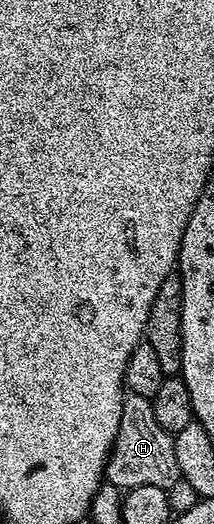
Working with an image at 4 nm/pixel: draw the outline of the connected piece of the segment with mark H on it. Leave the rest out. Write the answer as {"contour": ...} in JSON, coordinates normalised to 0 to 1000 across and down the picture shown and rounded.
{"contour":[[[621,752],[584,758],[556,826],[542,830],[542,845],[495,887],[491,906],[495,920],[565,931],[565,937],[640,927],[743,929],[785,937],[841,916],[846,901],[818,874],[808,832],[743,811],[701,760]]]}

